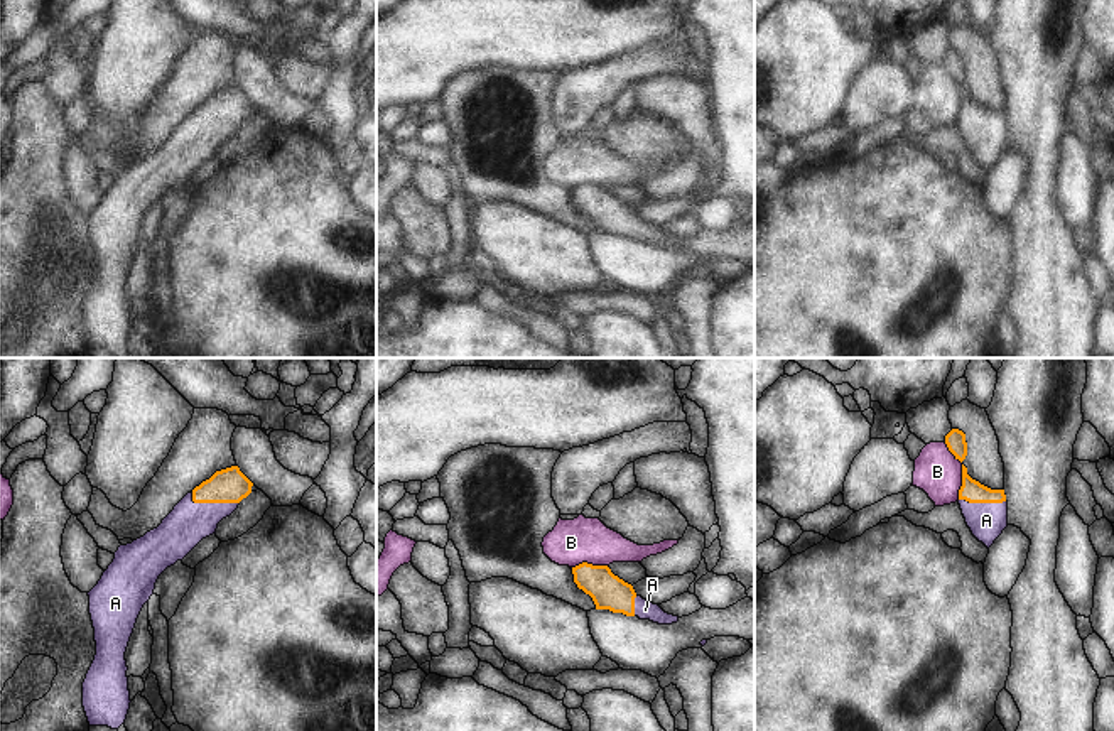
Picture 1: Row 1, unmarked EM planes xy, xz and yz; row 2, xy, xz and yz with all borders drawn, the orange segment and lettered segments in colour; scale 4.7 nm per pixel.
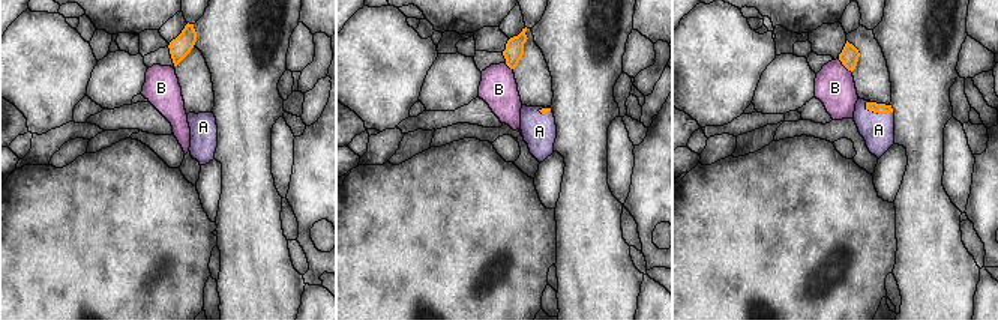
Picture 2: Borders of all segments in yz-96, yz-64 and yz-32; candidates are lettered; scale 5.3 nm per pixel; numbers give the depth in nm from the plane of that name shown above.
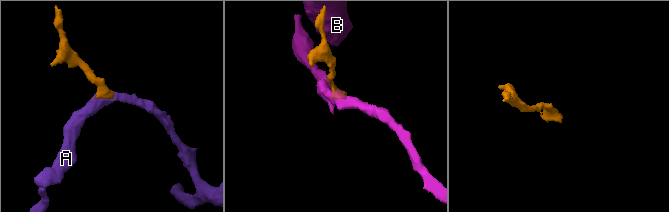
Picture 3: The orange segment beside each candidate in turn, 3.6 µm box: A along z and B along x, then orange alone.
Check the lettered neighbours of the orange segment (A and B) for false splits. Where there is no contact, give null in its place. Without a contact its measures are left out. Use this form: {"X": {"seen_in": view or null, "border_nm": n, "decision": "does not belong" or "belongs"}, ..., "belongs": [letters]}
{"A": {"seen_in": "xy", "border_nm": 240, "decision": "belongs"}, "B": {"seen_in": "yz", "border_nm": 280, "decision": "does not belong"}, "belongs": ["A"]}

